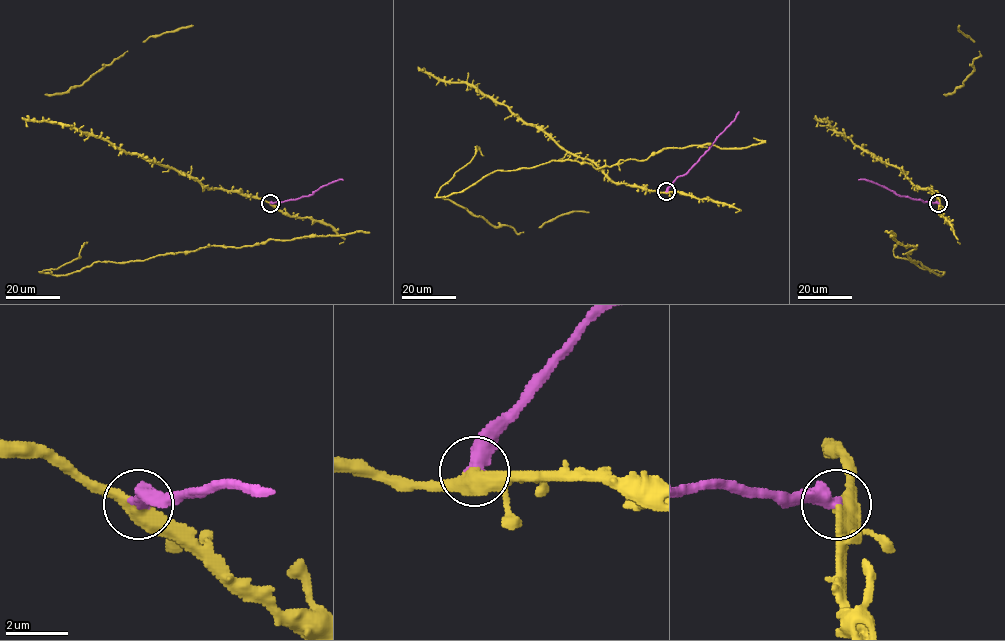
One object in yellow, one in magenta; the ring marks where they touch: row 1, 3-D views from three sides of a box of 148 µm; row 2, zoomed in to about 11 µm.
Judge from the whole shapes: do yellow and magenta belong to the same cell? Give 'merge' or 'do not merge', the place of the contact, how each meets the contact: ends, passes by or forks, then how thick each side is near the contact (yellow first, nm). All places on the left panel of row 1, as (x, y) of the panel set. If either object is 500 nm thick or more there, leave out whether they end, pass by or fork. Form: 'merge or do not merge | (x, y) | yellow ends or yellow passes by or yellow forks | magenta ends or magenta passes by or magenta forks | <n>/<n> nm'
do not merge | (270, 203) | 480/500 nm

